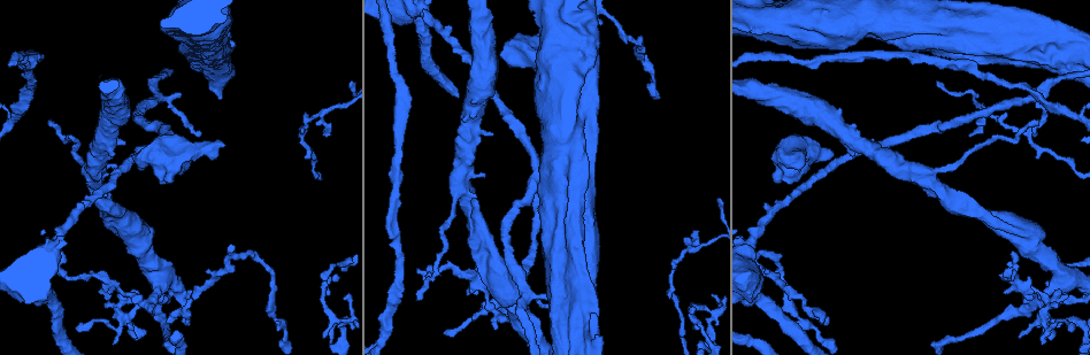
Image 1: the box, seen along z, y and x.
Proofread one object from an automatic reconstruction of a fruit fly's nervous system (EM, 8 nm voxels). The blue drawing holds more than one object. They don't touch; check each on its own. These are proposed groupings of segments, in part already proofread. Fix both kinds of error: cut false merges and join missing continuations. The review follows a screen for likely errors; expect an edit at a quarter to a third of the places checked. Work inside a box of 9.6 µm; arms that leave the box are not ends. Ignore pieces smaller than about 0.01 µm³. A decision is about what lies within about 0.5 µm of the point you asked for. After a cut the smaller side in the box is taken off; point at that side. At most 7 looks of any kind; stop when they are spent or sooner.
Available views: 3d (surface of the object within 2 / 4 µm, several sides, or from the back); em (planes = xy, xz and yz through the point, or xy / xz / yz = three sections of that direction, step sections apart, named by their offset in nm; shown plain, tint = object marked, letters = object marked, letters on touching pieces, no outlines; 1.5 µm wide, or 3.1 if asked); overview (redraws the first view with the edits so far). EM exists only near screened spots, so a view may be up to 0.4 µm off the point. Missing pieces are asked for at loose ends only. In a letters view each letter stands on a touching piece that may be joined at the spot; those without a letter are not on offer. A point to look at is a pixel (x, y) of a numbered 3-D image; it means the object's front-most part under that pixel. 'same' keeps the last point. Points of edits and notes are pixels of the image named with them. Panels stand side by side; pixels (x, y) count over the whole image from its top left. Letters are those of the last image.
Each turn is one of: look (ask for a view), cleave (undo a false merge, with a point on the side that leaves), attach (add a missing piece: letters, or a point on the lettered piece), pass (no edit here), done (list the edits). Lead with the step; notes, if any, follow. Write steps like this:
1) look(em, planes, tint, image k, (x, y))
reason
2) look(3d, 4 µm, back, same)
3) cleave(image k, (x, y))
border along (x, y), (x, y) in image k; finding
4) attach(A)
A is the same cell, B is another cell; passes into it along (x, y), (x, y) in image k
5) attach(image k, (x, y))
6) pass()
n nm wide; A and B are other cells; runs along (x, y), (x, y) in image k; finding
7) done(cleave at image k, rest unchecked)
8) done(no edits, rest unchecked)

look(em, planes, letters, image 1, (50, 121))
long arm stops here

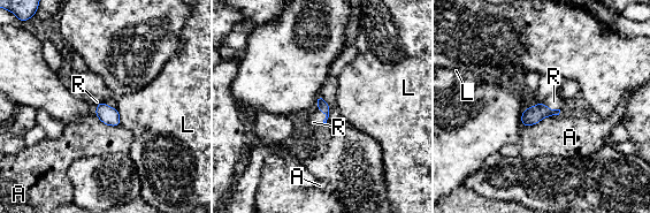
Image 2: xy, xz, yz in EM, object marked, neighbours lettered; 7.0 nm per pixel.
attach(R)
A touches over 260 nm; R is the same cell, A and L are other cells; passes into it along (532, 115), (549, 108), (553, 101) in image 2; it goes on there

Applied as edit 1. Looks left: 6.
look(3d, 2 µm, image 1, (1046, 320))
touches itself

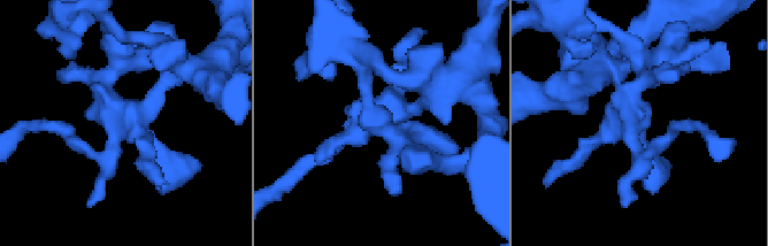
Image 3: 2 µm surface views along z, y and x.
look(em, planes, letters, image 3, (634, 127))

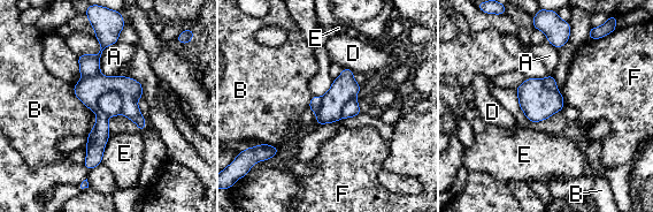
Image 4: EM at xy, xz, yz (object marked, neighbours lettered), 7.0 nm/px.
cleave(image 4, (87, 90))
220 nm wide; A, B, D, E and F are other cells; the part that leaves runs along (135, 83), (93, 96), (100, 134), (90, 166) in image 4; two neurons meet here

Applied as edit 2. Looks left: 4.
look(em, xy, step 4, tint, image 1, (224, 144))
stops while still wide

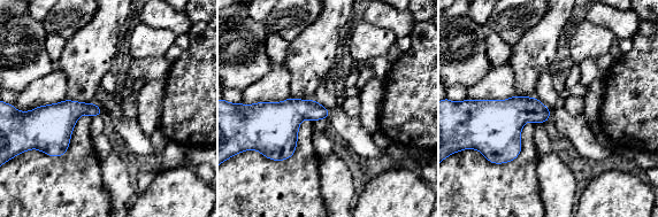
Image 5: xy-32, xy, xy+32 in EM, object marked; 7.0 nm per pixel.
look(em, planes, letters, same)
cut it another way

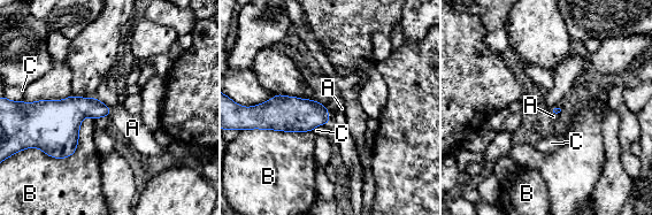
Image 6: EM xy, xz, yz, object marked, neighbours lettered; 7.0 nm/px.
attach(A)
A is the same cell, B and C are other cells; passes into it along (74, 109), (109, 112), (132, 128) in image 6; it goes on there

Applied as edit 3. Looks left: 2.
done(attach at image 2, cleave at image 4, attach at image 6, rest unchecked)

